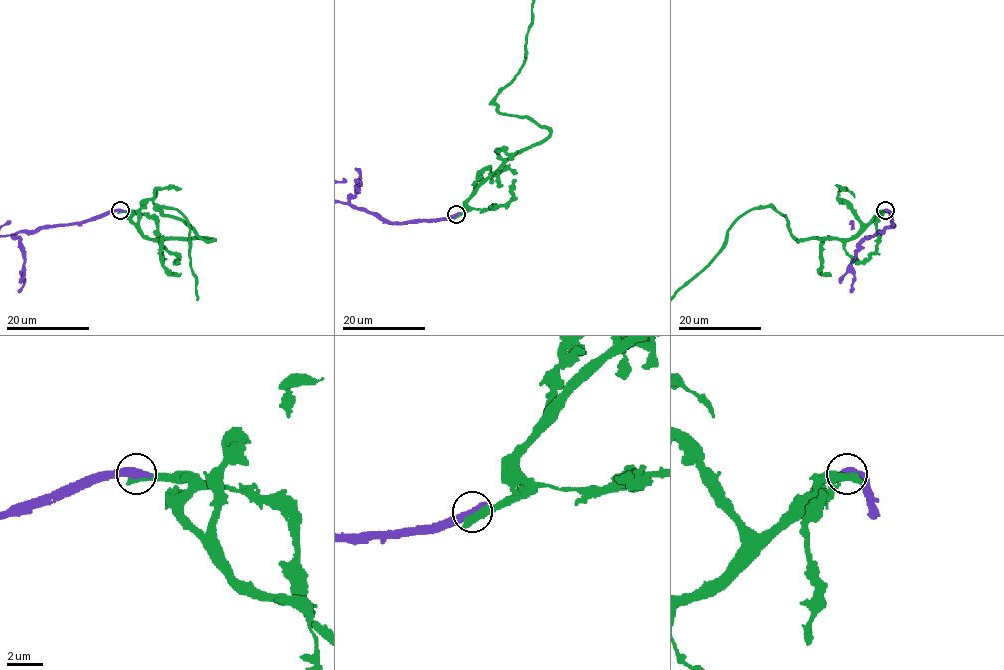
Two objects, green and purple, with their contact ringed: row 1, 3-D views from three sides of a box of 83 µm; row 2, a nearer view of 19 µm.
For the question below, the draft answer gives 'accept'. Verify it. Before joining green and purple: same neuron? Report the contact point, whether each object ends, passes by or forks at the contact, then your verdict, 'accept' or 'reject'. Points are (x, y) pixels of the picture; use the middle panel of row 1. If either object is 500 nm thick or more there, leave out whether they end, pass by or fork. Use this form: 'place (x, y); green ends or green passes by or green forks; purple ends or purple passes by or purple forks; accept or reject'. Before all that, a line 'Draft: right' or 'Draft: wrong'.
Draft: wrong
place (456, 214); reject

